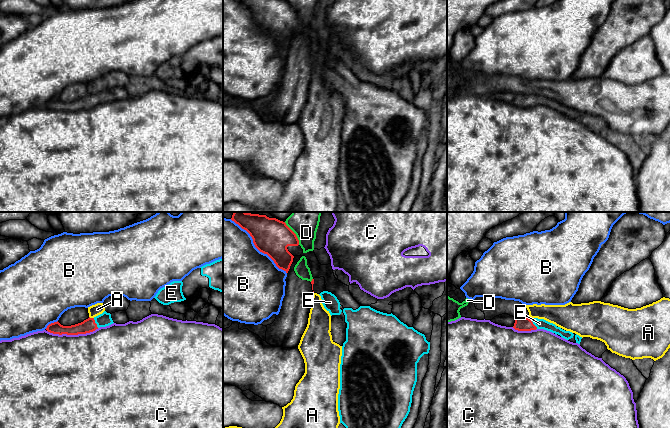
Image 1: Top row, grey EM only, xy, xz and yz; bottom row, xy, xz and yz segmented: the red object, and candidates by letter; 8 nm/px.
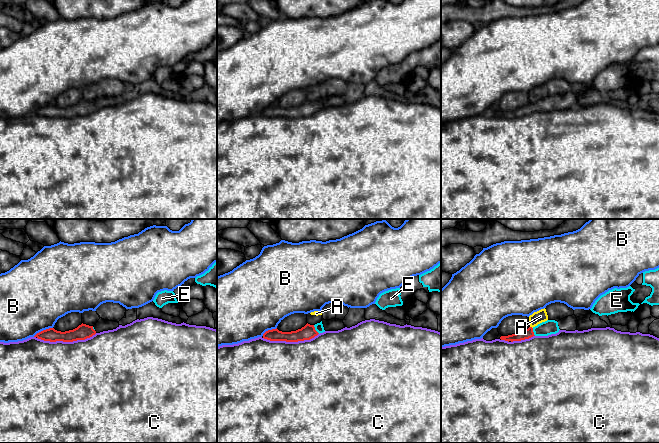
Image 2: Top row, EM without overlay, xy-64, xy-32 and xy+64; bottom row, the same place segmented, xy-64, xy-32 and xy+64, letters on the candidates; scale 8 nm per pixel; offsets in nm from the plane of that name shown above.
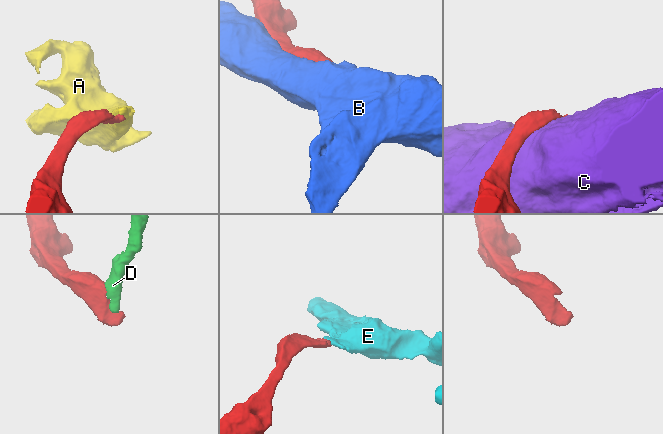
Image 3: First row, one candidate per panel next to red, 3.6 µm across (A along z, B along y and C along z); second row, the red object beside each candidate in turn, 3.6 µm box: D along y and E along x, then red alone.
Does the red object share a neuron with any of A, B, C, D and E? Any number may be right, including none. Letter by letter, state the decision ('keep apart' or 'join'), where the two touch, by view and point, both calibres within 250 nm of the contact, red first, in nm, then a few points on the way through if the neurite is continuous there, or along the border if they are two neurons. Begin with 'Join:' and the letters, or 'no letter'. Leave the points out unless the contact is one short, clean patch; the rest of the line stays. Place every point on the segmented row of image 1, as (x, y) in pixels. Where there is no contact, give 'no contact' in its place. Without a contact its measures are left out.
Join: E
A: keep apart | xy (91, 318) | 110/90 nm | along xy (89, 316), (93, 318)
B: keep apart | xz (256, 247) | 300/500 nm
C: keep apart | xy (72, 334) | 110/500 nm
D: keep apart | xz (294, 233) | 300/240 nm
E: join | yz (532, 323) | 110/80 nm | across yz (521, 324), (532, 323), (539, 323)

